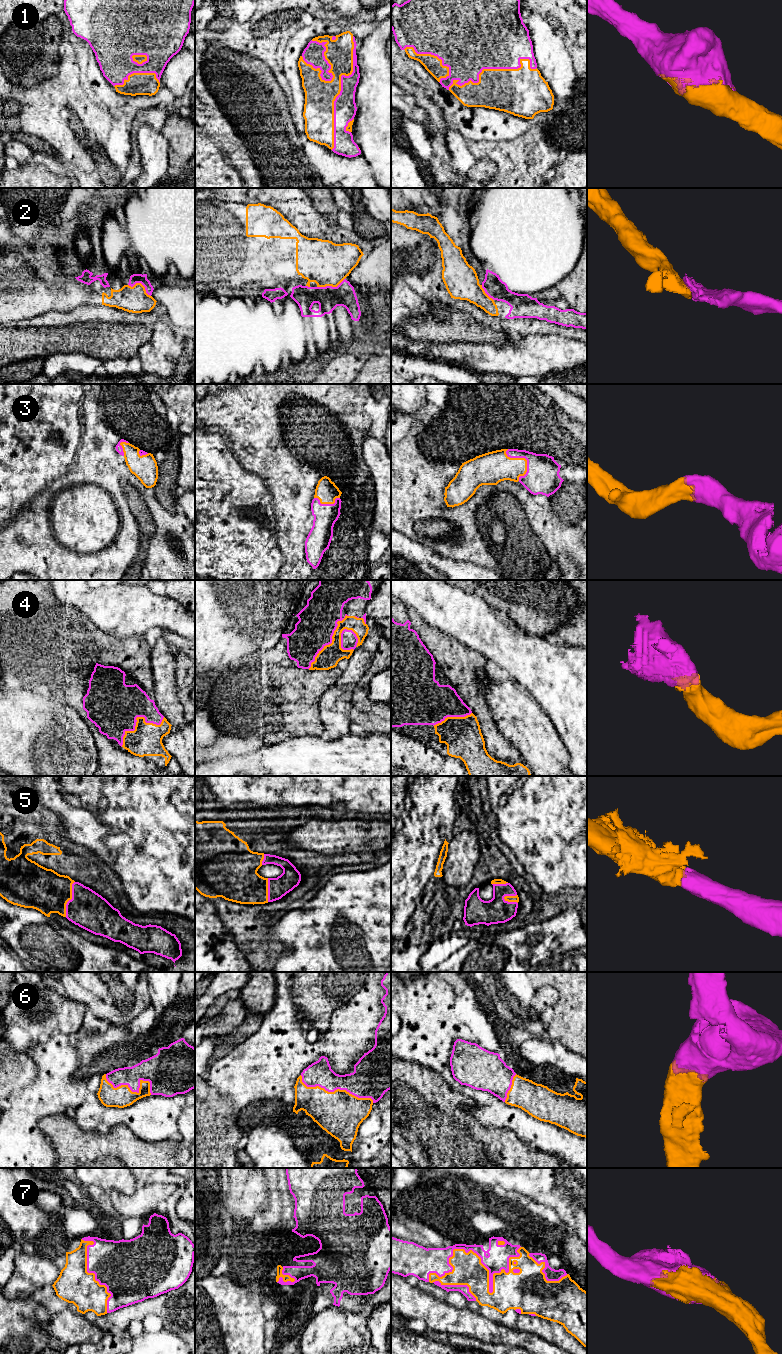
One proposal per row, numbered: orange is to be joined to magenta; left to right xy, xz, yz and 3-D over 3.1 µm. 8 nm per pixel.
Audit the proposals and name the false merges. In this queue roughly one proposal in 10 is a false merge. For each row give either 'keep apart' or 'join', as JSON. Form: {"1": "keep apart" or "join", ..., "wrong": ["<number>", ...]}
{"1": "join", "2": "join", "3": "join", "4": "join", "5": "join", "6": "join", "7": "join", "wrong": []}

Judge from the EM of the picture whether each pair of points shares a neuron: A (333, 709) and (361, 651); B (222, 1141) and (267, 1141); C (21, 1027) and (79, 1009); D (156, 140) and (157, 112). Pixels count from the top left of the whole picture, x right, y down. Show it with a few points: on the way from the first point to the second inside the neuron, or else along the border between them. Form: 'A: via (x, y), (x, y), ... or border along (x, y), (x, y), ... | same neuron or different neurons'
A: via (339, 695), (357, 665) | same neuron
B: border along (245, 1137), (242, 1148) | different neurons
C: via (35, 1024), (45, 1022), (49, 1018), (65, 1018) | same neuron
D: border along (160, 129), (140, 125), (134, 138) | different neurons

